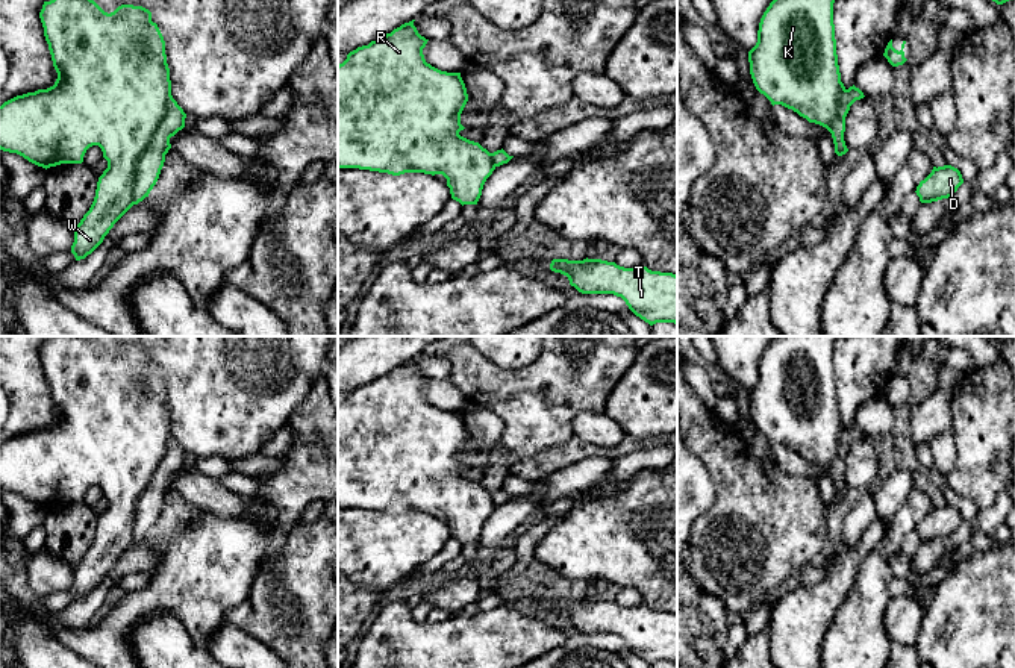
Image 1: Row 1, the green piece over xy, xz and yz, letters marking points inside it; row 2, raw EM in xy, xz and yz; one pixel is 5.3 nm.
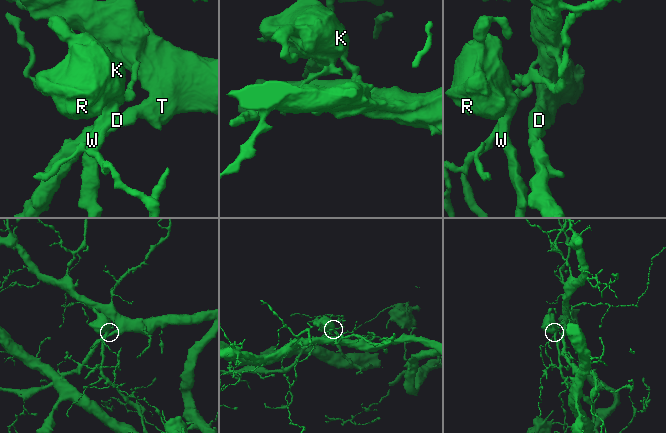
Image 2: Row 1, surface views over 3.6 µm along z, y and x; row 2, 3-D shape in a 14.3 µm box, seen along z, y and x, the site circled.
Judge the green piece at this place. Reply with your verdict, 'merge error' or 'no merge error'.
merge error

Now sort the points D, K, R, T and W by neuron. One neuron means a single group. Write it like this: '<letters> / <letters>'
D T / K R W

